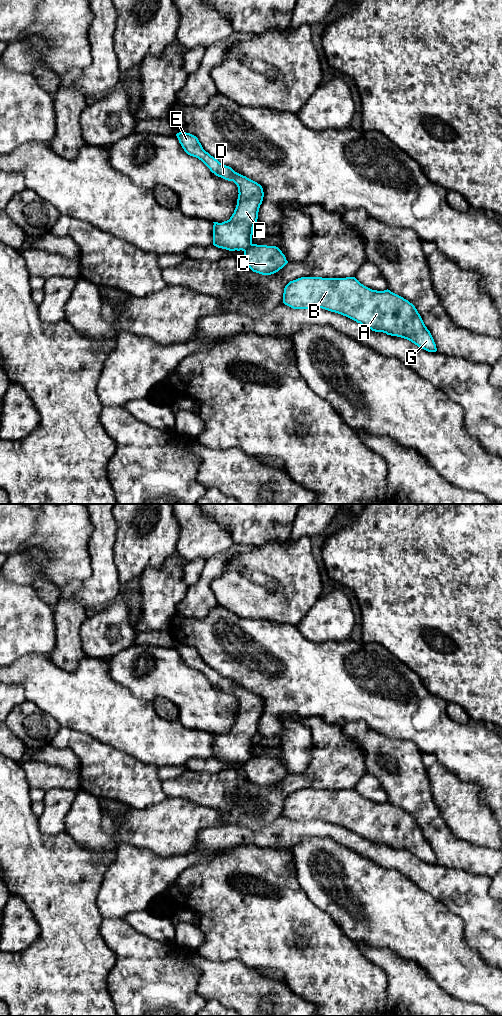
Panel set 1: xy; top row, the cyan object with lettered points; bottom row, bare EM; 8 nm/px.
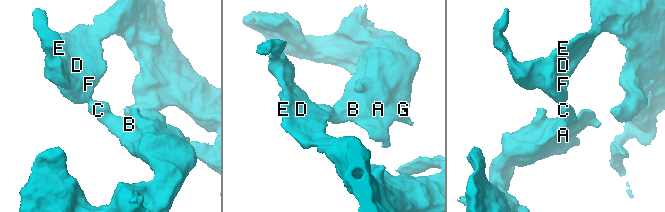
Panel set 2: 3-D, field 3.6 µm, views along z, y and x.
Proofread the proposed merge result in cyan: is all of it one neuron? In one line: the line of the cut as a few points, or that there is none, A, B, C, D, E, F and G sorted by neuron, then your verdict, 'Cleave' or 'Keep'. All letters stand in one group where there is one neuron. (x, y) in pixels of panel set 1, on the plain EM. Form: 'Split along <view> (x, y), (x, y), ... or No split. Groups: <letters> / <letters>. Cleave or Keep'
Split along xy (252, 756), (244, 763). Groups: A B C G / D E F. Cleave

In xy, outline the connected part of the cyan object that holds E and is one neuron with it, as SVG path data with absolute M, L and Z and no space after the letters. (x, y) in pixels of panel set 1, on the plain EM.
M186 644L176 648L188 667L201 672L216 688L237 697L239 706L234 725L227 733L213 734L213 757L229 763L245 763L252 757L253 740L264 709L262 698L220 675L203 661L196 648Z

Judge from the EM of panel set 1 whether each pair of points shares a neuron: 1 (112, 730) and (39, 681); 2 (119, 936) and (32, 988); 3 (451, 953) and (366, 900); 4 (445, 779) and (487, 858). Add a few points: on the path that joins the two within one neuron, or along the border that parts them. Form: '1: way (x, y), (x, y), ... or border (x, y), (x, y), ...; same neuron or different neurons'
1: way (94, 712), (82, 700), (76, 700), (57, 692); same neuron
2: border (102, 920), (100, 935), (115, 955), (114, 965); different neurons
3: way (430, 937), (411, 922), (387, 910); same neuron
4: border (458, 837), (491, 848); different neurons

